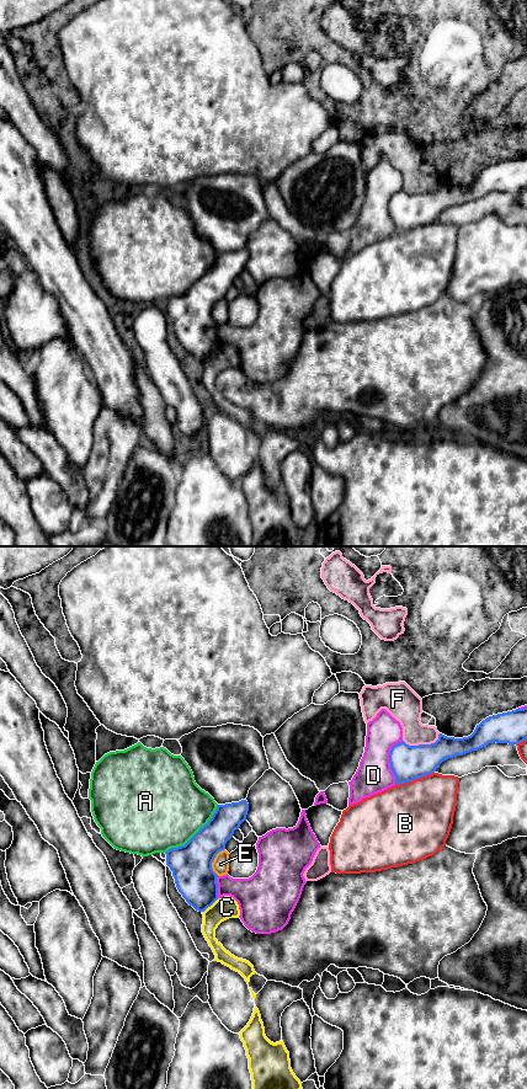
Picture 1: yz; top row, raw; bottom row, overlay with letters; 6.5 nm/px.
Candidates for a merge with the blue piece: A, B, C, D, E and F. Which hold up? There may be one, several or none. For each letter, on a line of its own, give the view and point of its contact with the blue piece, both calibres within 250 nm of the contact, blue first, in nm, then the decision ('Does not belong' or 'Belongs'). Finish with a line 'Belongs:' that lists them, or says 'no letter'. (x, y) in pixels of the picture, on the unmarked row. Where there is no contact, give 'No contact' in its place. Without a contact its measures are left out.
A: Touches blue at yz (196, 282). Thickness 280 nm (blue) against 500 nm. Does not belong
B: Touches blue at yz (414, 228). Thickness 220 nm (blue) against 480 nm. Does not belong
C: Touches blue at yz (209, 355). Thickness 260 nm (blue) against 150 nm. Does not belong
D: Touches blue at yz (389, 209). Thickness 220 nm (blue) against 220 nm. Does not belong
E: Touches blue at yz (212, 310). Thickness 280 nm (blue) against 110 nm. Does not belong
F: Touches blue at yz (422, 193). Thickness 220 nm (blue) against 180 nm. Does not belong
Belongs: no letter

